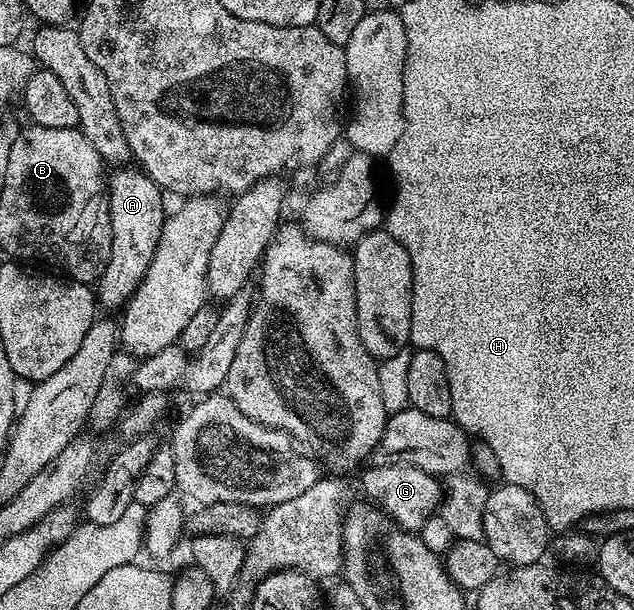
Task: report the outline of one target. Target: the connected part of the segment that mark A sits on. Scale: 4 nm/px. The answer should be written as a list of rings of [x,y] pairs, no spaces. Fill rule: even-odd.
[[[120,166],[113,172],[116,173],[113,176],[111,173],[106,180],[106,199],[112,231],[110,258],[94,291],[101,309],[120,310],[131,300],[140,283],[144,281],[144,275],[158,246],[158,238],[162,234],[166,211],[164,212],[165,197],[162,195],[162,189],[145,172],[132,166]]]

